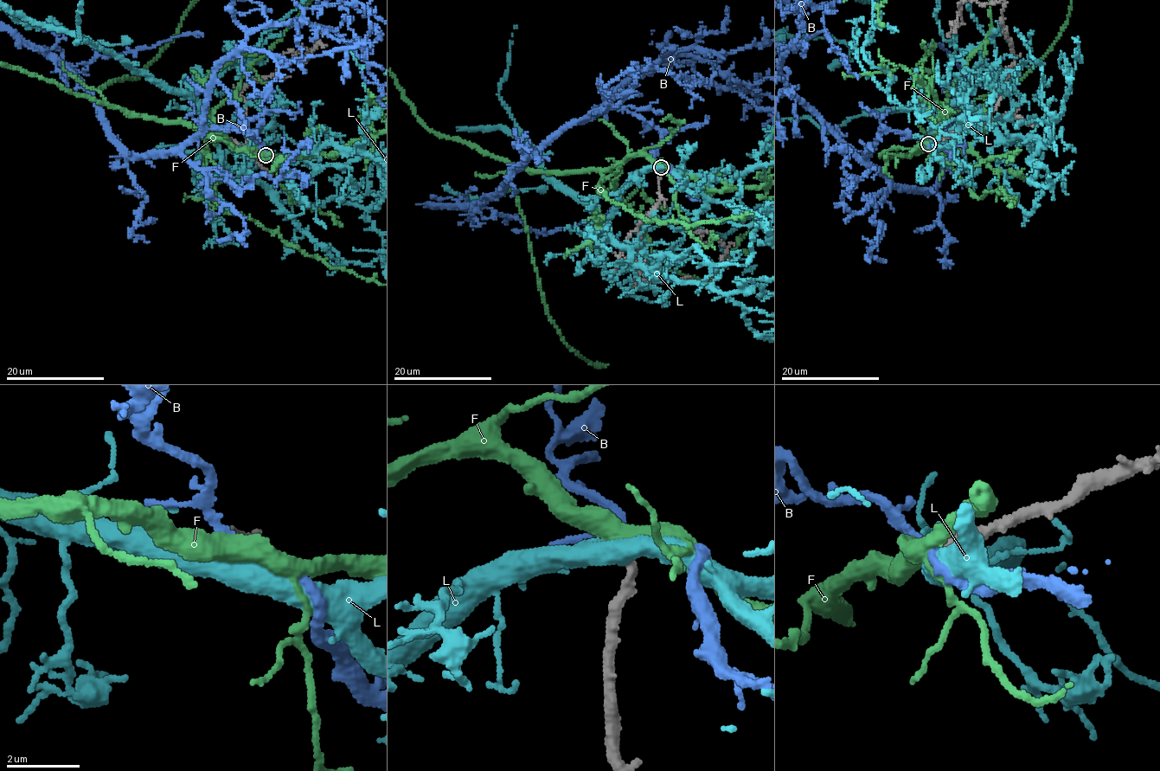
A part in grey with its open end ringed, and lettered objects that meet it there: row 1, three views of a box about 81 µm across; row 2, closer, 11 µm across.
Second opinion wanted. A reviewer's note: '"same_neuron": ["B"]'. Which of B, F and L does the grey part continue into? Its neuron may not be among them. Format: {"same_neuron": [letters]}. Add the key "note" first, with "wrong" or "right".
{"note": "wrong", "same_neuron": ["F"]}

